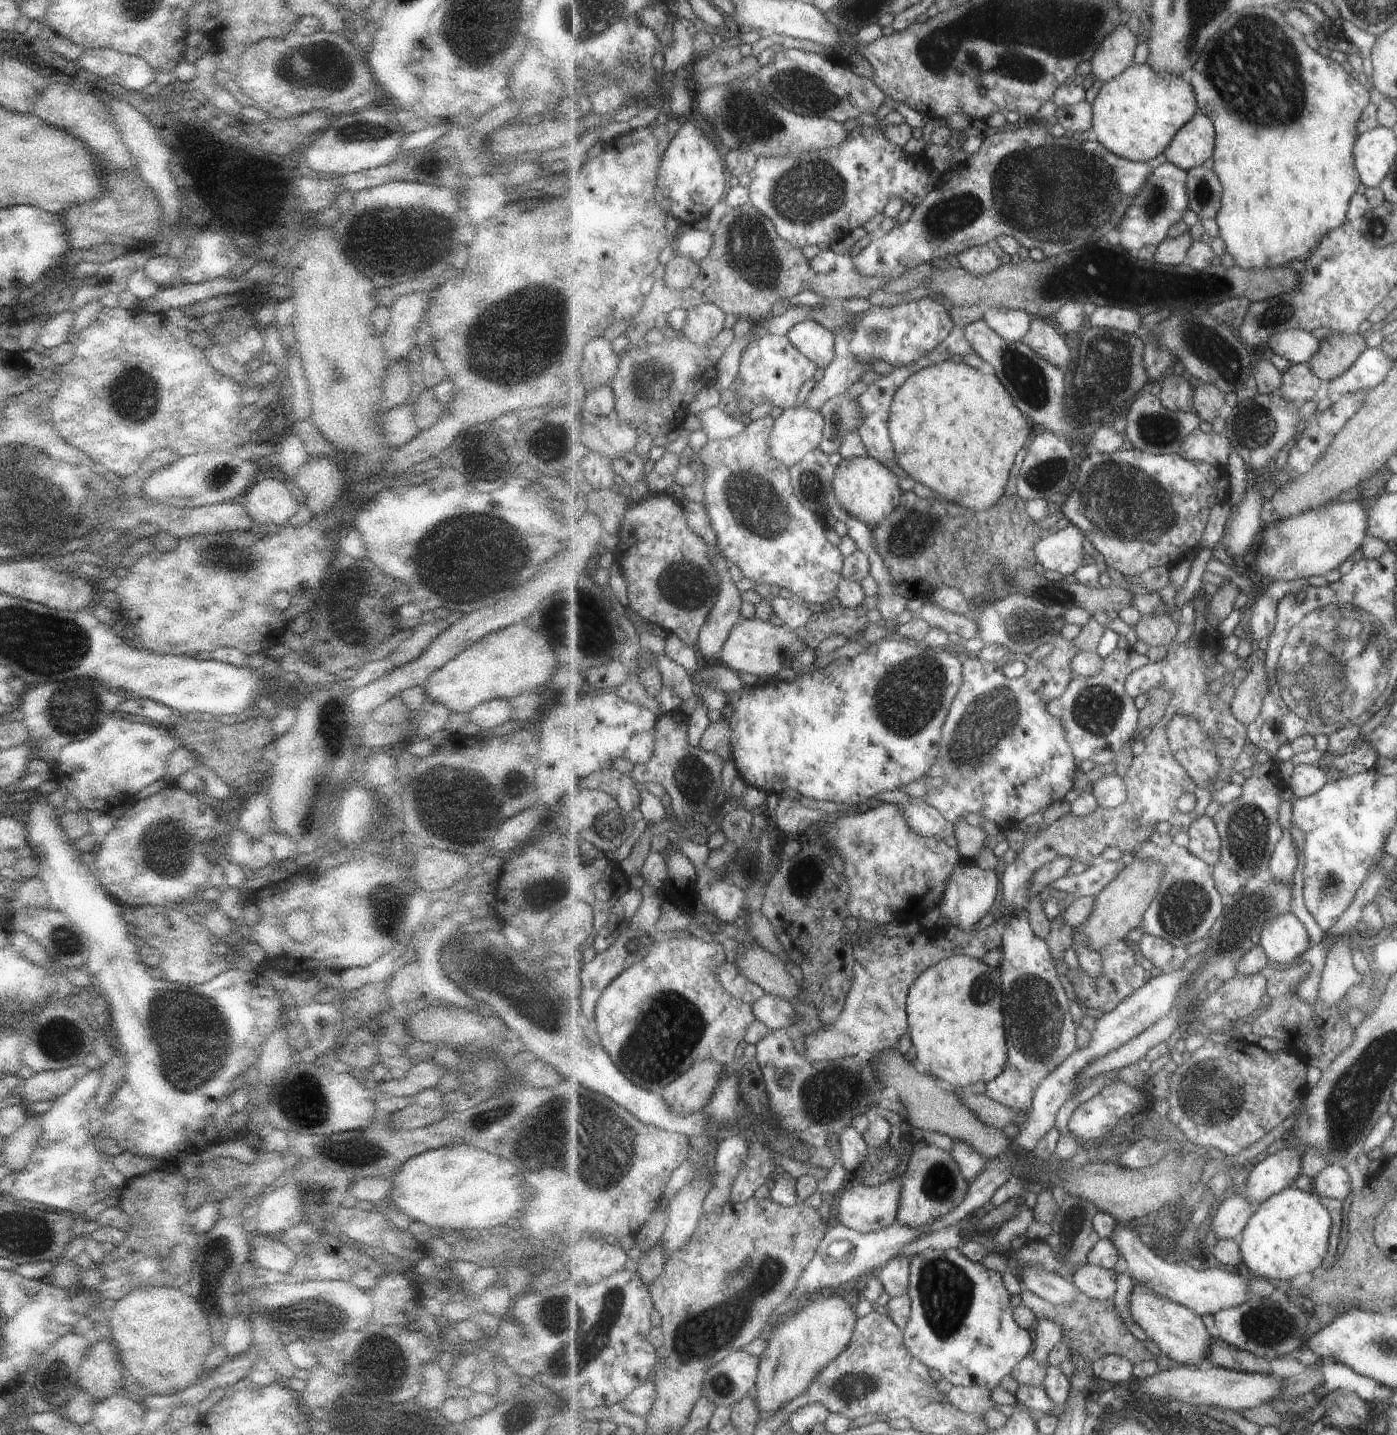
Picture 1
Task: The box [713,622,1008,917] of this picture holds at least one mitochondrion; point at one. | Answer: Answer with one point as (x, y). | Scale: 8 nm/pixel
(908, 697)

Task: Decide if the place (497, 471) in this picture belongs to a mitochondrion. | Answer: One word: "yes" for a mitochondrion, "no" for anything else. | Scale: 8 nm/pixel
no

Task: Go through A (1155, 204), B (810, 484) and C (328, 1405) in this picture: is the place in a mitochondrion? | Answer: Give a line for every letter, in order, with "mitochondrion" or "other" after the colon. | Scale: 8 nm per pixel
A: mitochondrion
B: mitochondrion
C: mitochondrion

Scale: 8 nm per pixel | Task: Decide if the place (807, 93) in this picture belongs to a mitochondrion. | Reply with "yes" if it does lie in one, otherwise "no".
yes

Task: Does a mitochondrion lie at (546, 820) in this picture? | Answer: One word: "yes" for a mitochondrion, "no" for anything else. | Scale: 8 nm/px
no

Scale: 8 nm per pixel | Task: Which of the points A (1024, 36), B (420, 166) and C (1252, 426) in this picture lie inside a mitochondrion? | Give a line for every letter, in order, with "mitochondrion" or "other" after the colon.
A: mitochondrion
B: mitochondrion
C: mitochondrion

